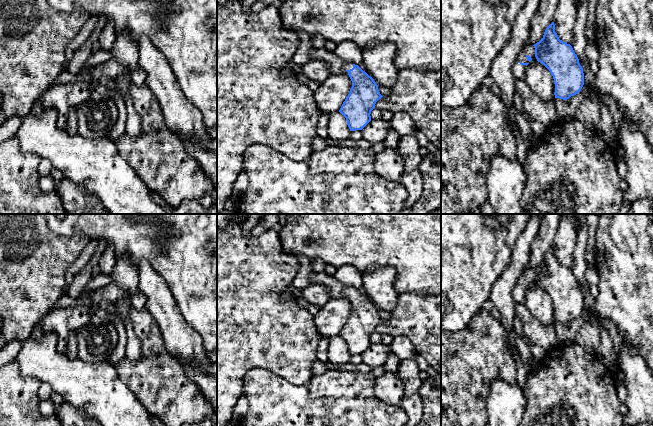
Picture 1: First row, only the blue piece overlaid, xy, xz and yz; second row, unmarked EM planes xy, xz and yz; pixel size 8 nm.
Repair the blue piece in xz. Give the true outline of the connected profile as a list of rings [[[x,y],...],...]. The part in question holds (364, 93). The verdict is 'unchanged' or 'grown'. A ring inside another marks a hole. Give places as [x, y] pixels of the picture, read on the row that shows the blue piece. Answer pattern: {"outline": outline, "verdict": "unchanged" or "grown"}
{"outline": [[[324,48],[310,50],[310,58],[324,61],[331,74],[348,74],[352,87],[339,112],[346,118],[350,131],[362,130],[371,121],[371,111],[383,96],[374,79],[358,65],[340,59]]], "verdict": "grown"}

